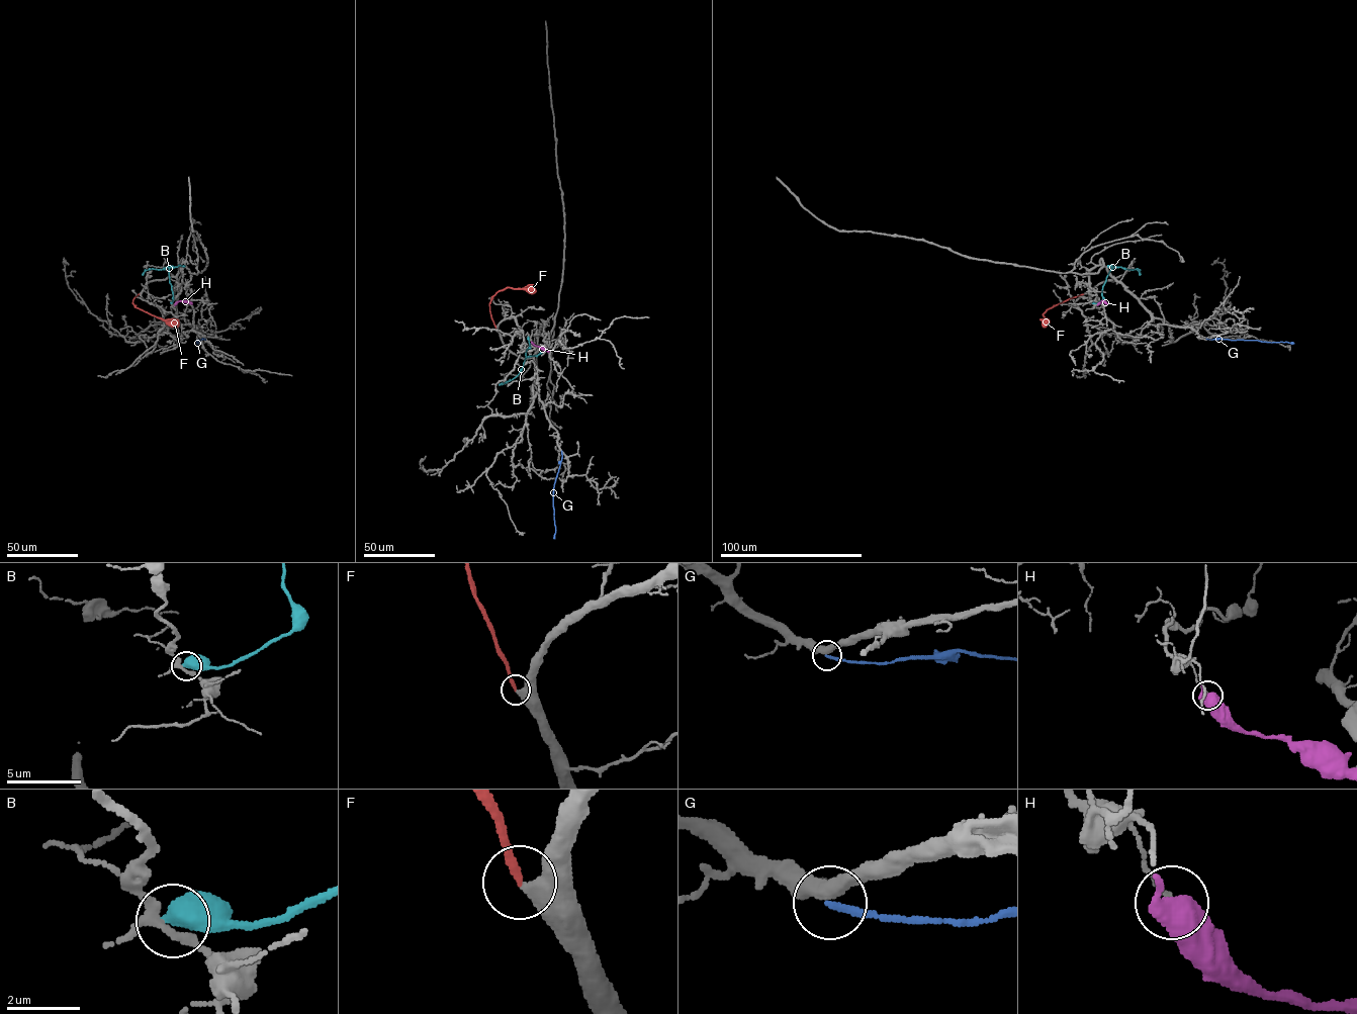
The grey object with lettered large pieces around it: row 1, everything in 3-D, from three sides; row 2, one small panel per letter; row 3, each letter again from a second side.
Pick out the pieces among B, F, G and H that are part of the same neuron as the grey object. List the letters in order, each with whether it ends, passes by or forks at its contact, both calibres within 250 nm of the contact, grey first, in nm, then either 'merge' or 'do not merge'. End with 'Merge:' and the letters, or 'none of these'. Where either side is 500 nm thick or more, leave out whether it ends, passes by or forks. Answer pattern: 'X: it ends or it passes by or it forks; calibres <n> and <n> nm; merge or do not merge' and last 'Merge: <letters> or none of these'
B: calibres 240 and 650 nm; do not merge
F: it ends; calibres 480 and 220 nm; merge
G: it ends; calibres 440 and 180 nm; do not merge
H: calibres 130 and 550 nm; do not merge
Merge: F

